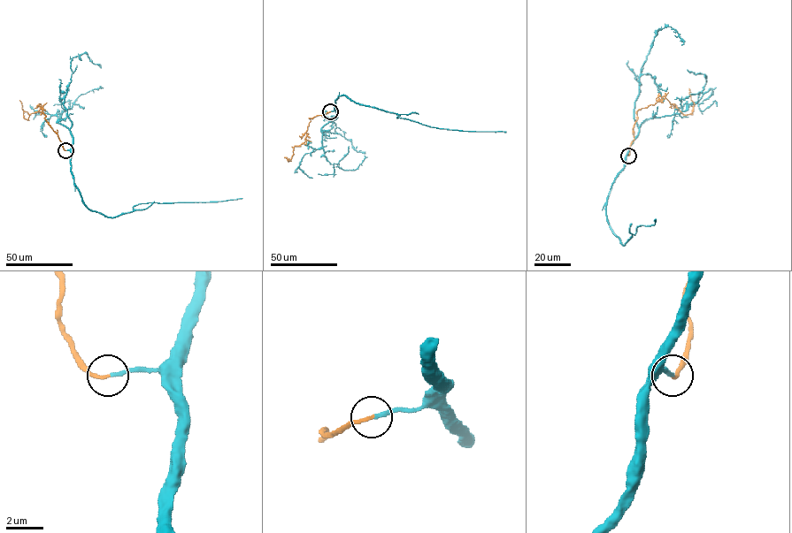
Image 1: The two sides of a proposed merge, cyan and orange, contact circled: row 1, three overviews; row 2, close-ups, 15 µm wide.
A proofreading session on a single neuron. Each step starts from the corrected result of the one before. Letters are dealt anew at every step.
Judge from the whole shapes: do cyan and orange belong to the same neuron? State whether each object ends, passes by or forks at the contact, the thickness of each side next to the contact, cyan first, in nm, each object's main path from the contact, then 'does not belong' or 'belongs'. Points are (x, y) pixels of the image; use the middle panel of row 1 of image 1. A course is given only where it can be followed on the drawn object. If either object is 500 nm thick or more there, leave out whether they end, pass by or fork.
cyan ends; orange ends; calibres 220 and 180 nm; course cyan (330, 111), (335, 110), (338, 97), (345, 95), (355, 102), (398, 114), (396, 118), (437, 128), (505, 132); course orange (330, 111), (323, 117), (309, 118), (306, 140), (294, 147), (291, 159), (288, 161), (284, 157); belongs

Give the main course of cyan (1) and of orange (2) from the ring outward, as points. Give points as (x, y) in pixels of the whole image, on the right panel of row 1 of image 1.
1: (628, 156), (624, 168), (611, 188), (606, 204), (611, 229), (624, 245), (638, 226), (654, 224), (656, 219)
2: (628, 156), (634, 137), (633, 129), (636, 111), (665, 98), (682, 113), (691, 114), (694, 102), (689, 88)

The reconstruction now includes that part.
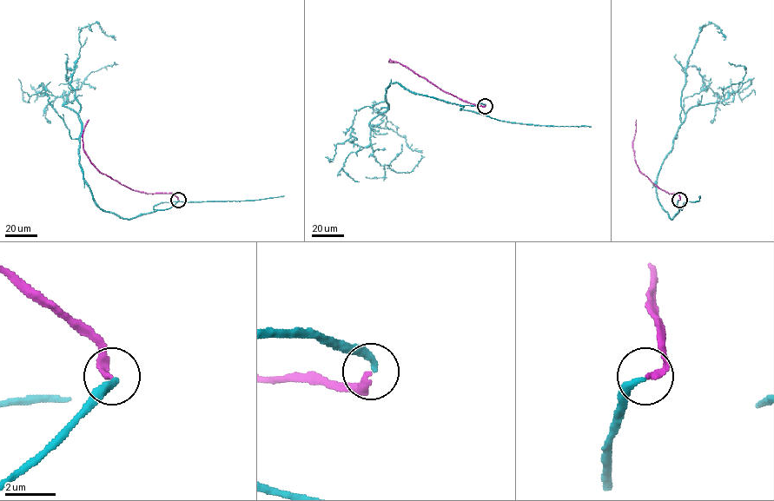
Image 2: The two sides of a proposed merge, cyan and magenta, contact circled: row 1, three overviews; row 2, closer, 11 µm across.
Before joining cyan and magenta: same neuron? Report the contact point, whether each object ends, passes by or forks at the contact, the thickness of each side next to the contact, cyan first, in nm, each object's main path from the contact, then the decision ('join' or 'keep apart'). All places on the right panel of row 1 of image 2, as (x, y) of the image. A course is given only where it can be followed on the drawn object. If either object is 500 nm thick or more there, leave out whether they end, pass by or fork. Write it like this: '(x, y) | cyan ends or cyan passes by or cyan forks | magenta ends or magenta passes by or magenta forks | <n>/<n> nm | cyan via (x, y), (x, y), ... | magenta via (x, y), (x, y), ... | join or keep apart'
(679, 200) | cyan ends | magenta ends | 320/200 nm | cyan via (678, 200), (670, 218), (658, 199), (656, 181), (684, 118), (687, 62), (711, 22), (724, 40) | magenta via (678, 200), (679, 193), (664, 191), (639, 170), (632, 148), (636, 119) | join

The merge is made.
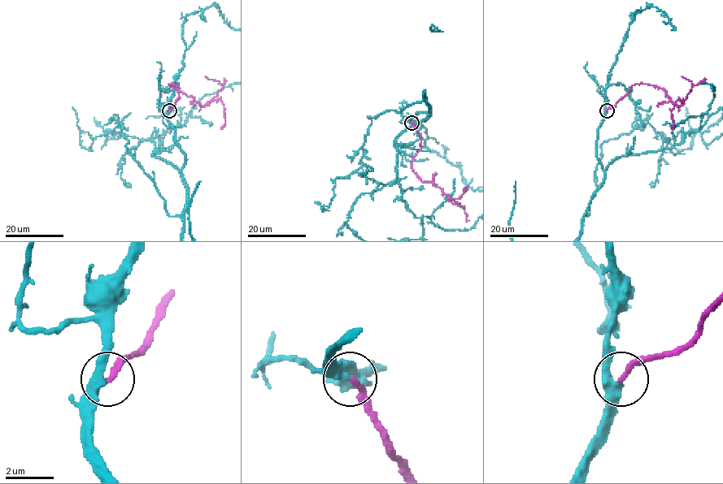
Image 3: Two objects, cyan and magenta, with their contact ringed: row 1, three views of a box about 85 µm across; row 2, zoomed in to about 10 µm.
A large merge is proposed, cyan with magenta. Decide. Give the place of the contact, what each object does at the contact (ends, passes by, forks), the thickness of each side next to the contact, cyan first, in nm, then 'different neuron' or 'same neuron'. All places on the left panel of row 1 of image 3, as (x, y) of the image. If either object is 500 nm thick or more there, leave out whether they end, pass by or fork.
(169, 110) | cyan passes by | magenta ends | 360/240 nm | same neuron

